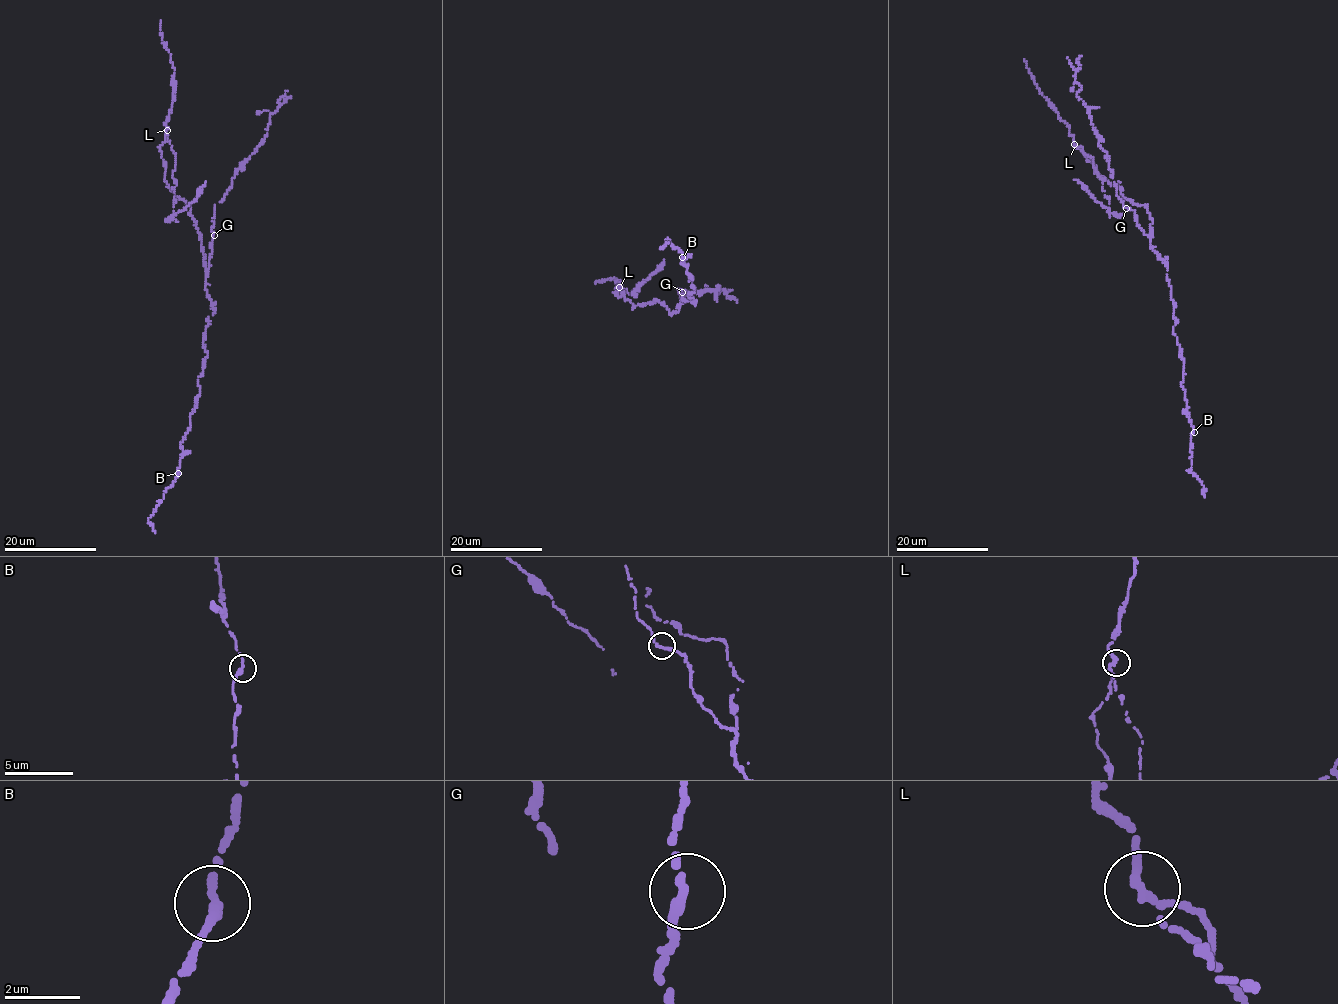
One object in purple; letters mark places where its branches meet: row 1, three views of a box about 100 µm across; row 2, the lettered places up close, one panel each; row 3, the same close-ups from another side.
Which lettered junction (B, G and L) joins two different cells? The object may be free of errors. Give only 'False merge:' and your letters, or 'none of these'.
False merge: L

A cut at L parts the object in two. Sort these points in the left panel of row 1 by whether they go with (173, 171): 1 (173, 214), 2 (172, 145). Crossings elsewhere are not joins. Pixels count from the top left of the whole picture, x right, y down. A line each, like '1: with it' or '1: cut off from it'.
1: with it
2: with it

